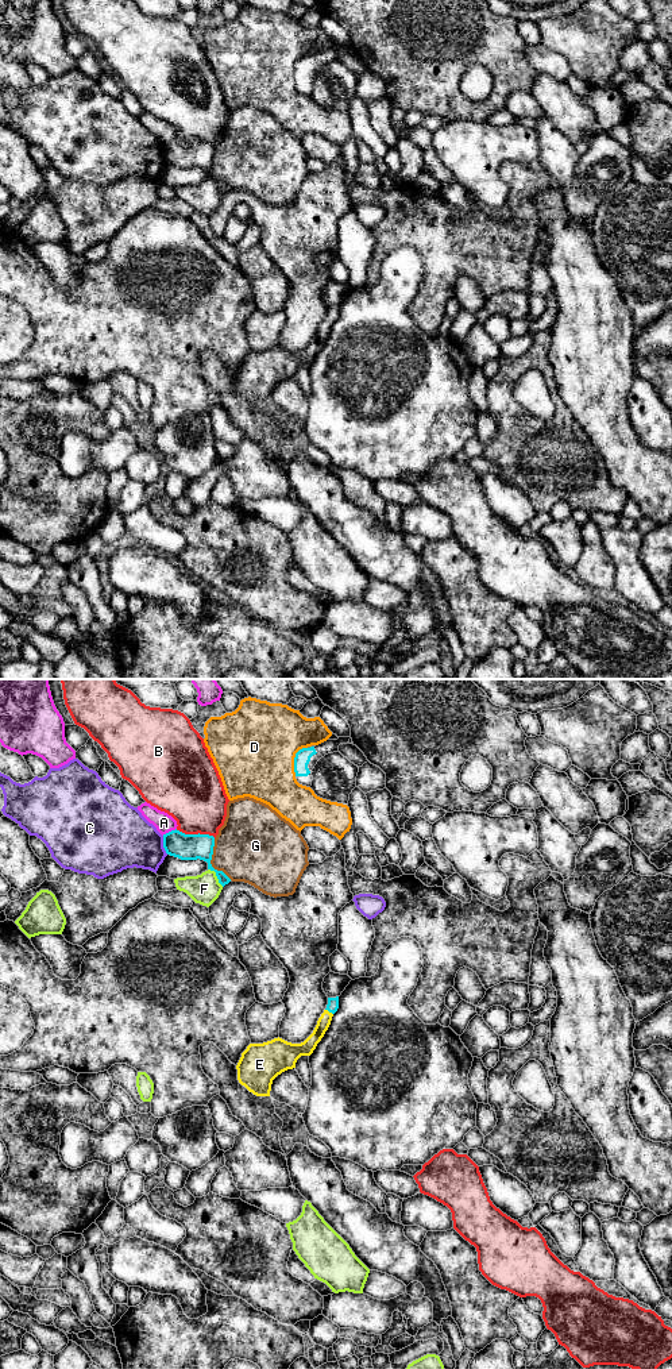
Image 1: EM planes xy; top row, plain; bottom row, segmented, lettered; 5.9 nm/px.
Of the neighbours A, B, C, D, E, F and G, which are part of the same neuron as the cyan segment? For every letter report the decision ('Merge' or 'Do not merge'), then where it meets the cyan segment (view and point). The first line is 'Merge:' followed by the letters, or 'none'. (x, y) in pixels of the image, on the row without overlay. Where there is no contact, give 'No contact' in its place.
Merge: E
A: Do not merge. Touches cyan at xy (169, 141)
B: Do not merge. Touches cyan at xy (196, 143)
C: Do not merge. Touches cyan at xy (163, 154)
D: Do not merge. Touches cyan at xy (294, 68)
E: Merge. Touches cyan at xy (329, 320)
F: Do not merge. Touches cyan at xy (216, 184)
G: Do not merge. Touches cyan at xy (209, 170)

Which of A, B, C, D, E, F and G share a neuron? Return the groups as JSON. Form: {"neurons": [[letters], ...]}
{"neurons": [["A"], ["B"], ["C"], ["D"], ["E"], ["F"], ["G"]]}

